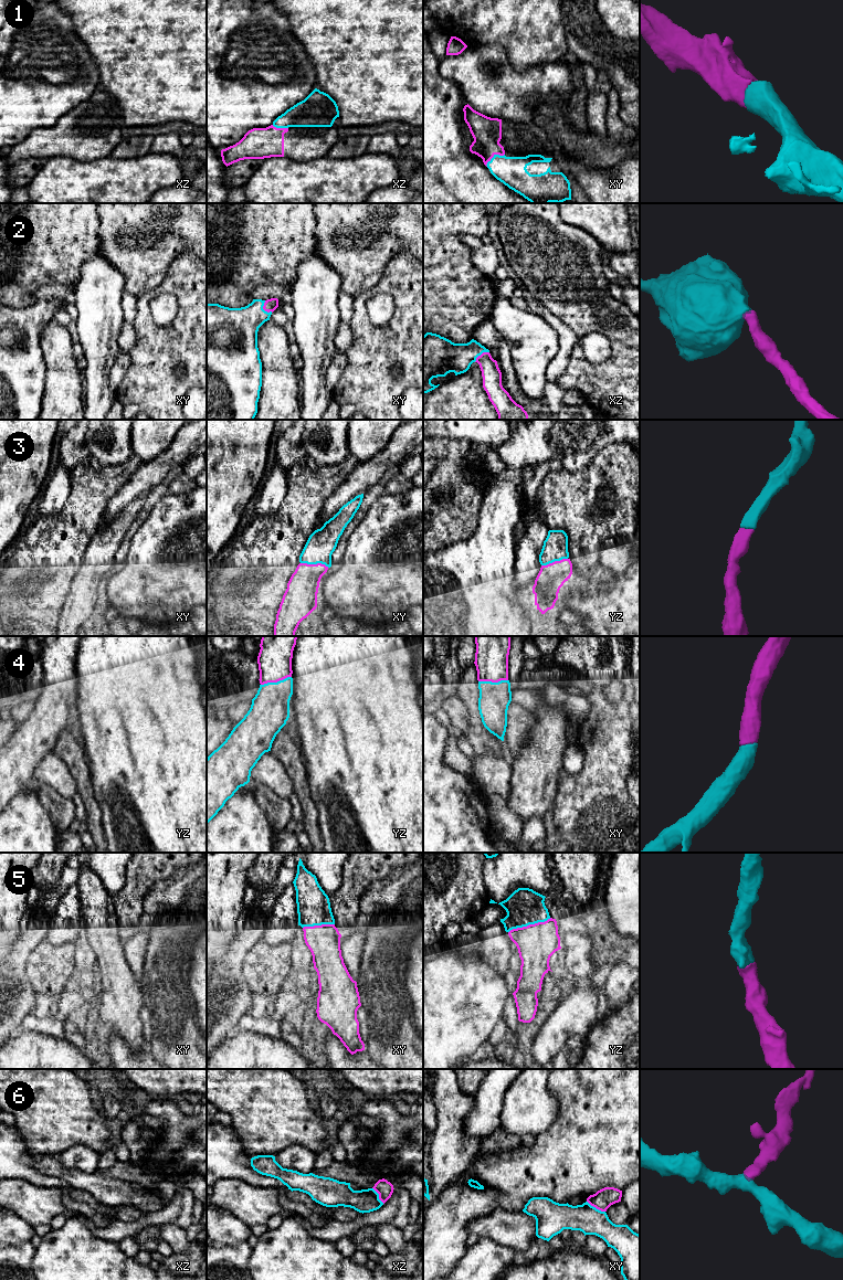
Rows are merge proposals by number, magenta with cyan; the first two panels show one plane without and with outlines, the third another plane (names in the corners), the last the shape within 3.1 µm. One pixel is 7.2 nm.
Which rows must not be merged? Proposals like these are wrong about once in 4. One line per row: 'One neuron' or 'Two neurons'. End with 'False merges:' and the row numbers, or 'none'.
1: One neuron
2: One neuron
3: One neuron
4: One neuron
5: One neuron
6: Two neurons
False merges: 6

